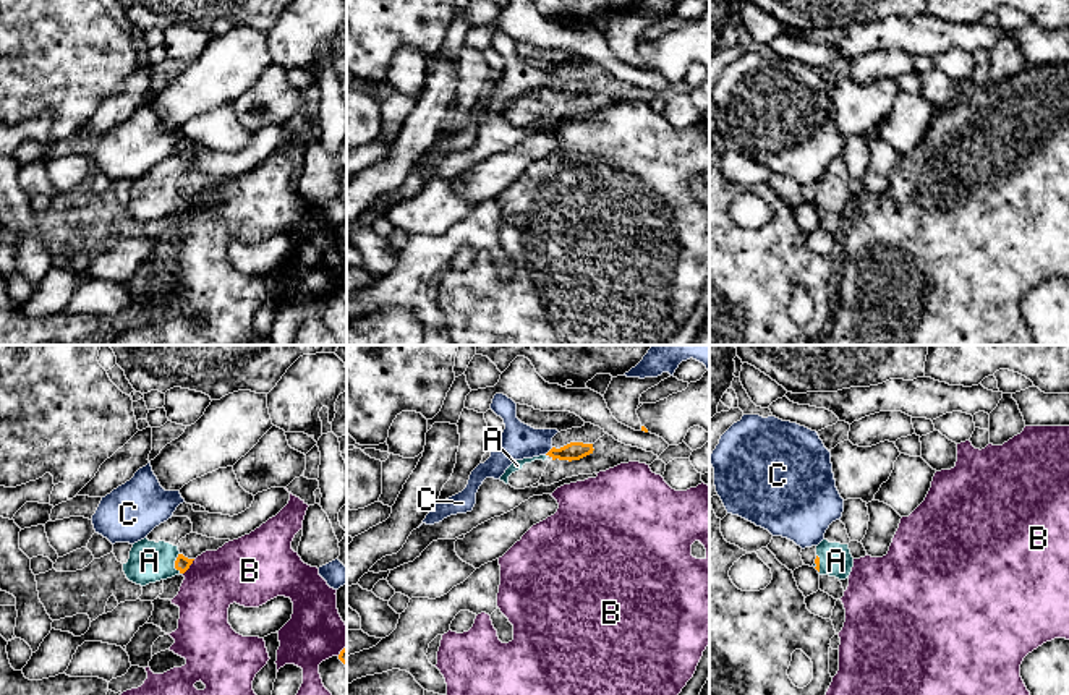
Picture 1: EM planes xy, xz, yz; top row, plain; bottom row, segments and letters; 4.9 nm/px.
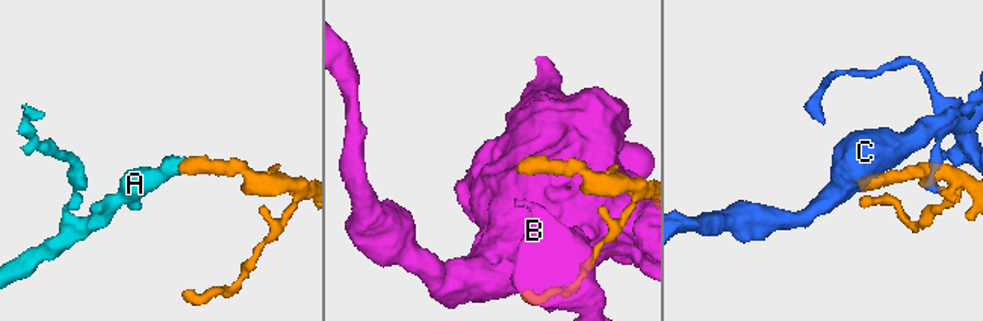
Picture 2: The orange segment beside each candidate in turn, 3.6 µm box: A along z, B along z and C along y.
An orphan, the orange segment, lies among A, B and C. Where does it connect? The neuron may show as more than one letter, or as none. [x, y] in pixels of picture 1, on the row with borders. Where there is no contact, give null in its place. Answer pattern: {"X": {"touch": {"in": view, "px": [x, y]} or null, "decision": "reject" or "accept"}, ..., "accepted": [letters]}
{"A": {"touch": {"in": "xy", "px": [175, 564]}, "decision": "accept"}, "B": {"touch": {"in": "xy", "px": [188, 567]}, "decision": "reject"}, "C": {"touch": {"in": "xz", "px": [549, 451]}, "decision": "reject"}, "accepted": ["A"]}

